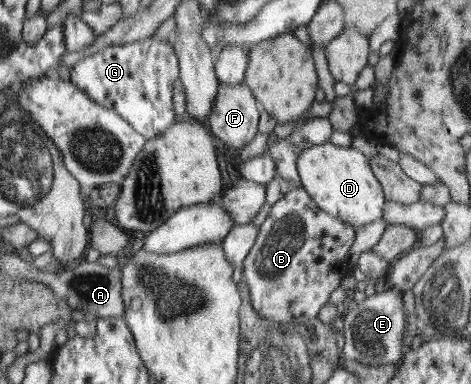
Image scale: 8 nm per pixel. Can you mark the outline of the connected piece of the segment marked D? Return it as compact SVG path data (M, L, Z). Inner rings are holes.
M328 140L302 150L296 161L296 168L302 187L328 214L358 227L383 218L385 194L372 172L368 158L361 151L351 146L334 145Z

